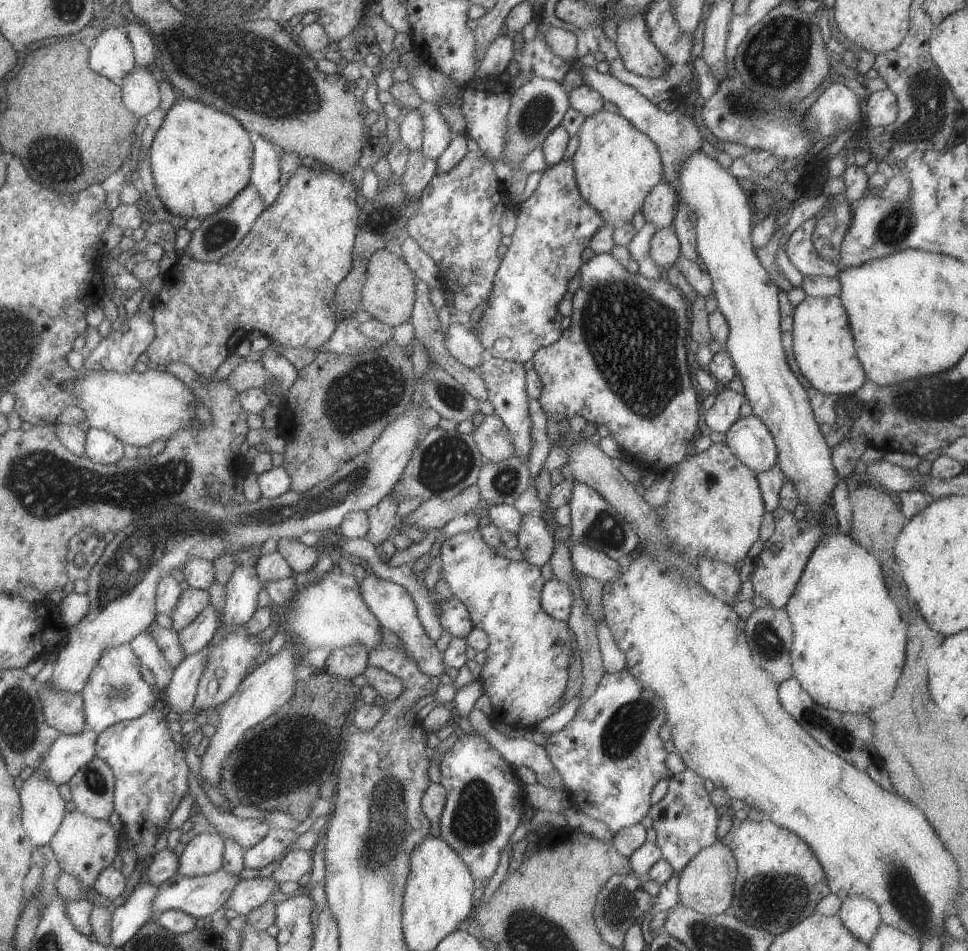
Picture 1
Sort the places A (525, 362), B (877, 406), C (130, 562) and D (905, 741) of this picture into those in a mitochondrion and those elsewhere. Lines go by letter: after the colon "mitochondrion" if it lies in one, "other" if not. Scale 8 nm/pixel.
A: other
B: mitochondrion
C: mitochondrion
D: other

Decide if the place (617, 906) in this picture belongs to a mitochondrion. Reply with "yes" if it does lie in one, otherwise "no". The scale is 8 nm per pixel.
yes

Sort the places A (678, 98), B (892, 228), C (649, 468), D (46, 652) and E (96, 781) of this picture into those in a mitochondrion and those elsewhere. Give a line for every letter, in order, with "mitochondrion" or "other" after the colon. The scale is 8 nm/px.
A: other
B: mitochondrion
C: other
D: other
E: mitochondrion

